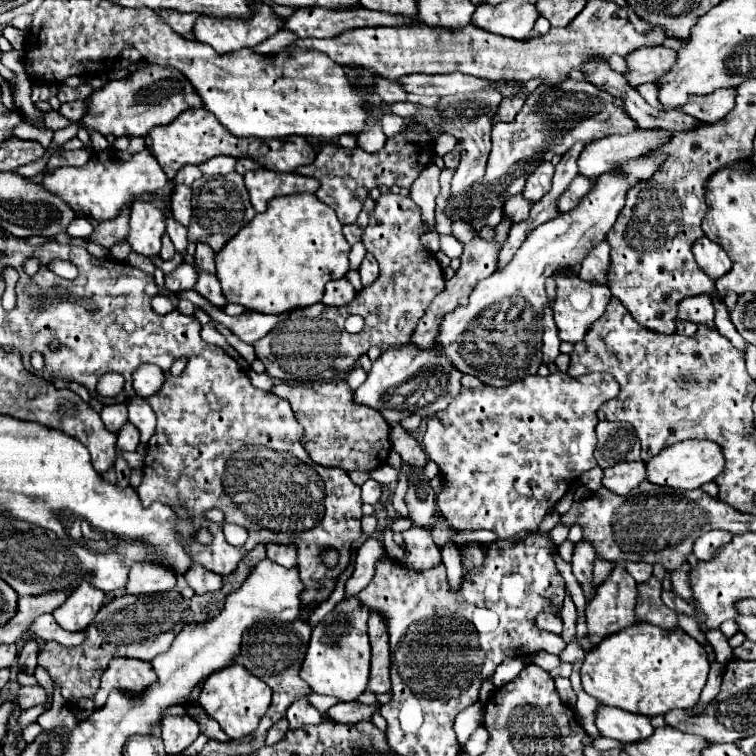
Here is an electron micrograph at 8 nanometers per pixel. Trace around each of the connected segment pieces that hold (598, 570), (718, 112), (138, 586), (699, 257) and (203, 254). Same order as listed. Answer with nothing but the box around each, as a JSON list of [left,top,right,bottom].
[[594,558,614,586],[682,88,736,124],[126,564,176,594],[692,236,732,280],[194,242,214,272]]

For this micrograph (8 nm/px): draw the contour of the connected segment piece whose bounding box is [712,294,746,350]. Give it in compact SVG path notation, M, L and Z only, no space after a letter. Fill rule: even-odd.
M714 294L712 296L714 298L714 308L716 308L716 326L718 326L718 330L720 330L720 334L724 334L738 350L744 350L744 340L742 340L742 336L738 334L738 330L734 330L734 324L730 322L730 316L728 316L728 310L726 310L726 306L722 304L722 302L718 302L718 294Z

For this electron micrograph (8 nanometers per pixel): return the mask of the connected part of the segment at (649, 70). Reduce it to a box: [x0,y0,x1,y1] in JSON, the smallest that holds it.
[626,46,678,86]

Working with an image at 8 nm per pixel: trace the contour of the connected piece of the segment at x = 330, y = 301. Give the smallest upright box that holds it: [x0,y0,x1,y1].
[322,278,356,306]

